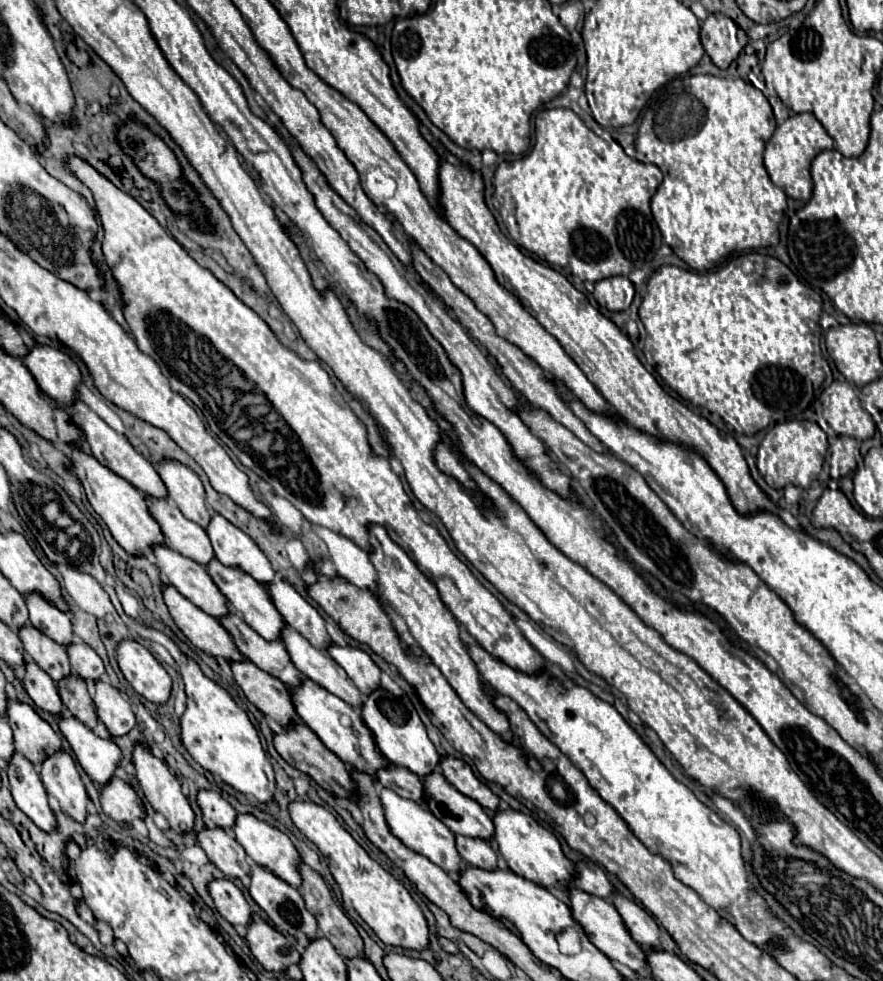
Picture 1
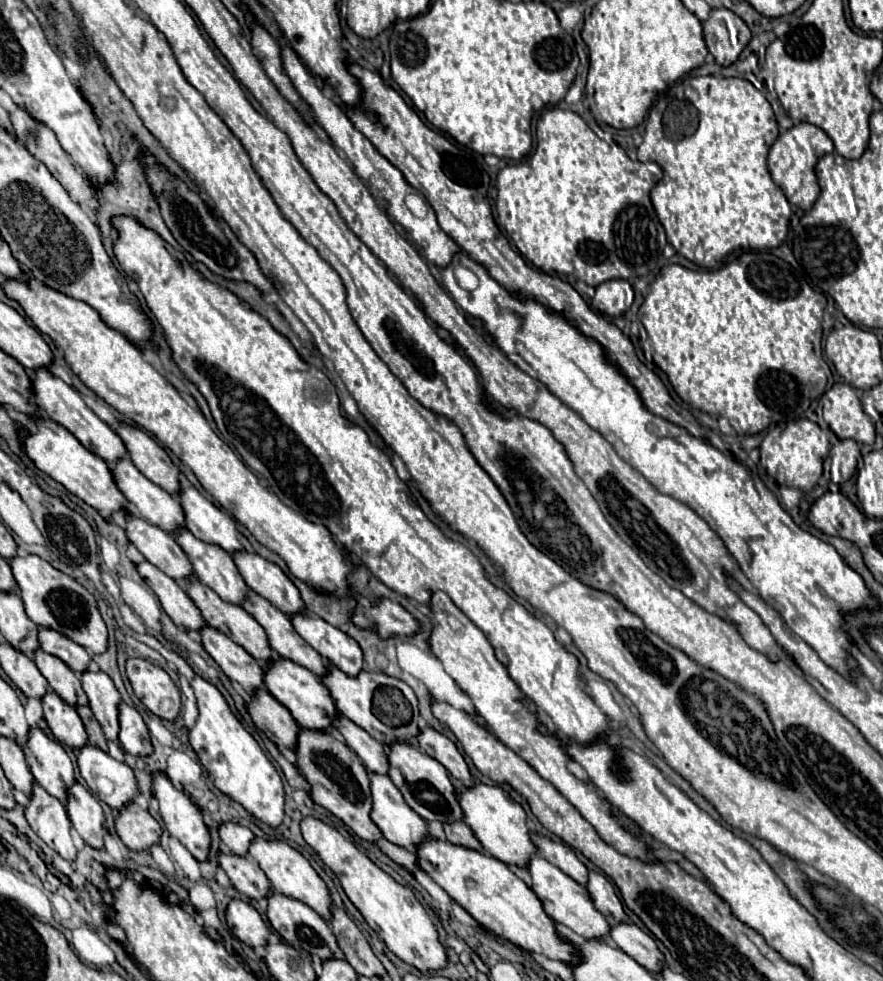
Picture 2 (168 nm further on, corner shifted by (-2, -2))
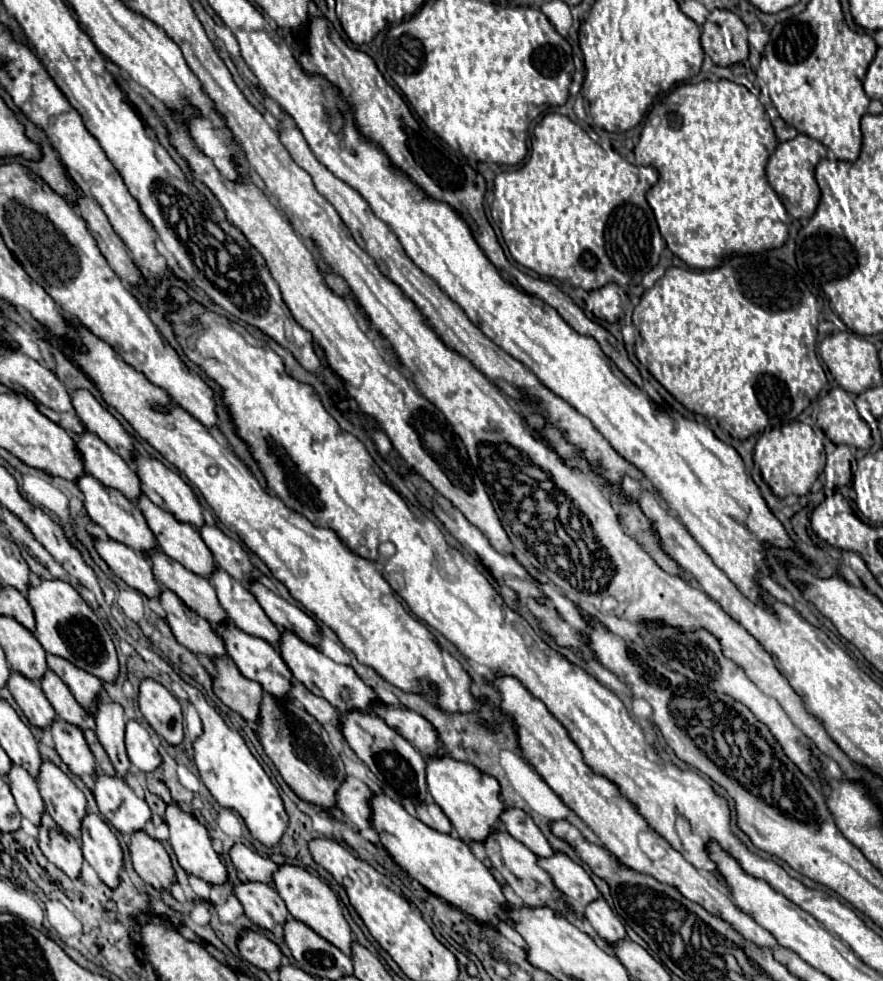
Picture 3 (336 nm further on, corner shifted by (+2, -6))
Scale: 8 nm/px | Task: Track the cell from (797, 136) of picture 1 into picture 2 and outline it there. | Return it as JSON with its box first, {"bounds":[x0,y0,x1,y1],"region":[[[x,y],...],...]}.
{"bounds":[767,122,833,210],"region":[[[803,122],[803,124],[789,128],[787,132],[779,134],[779,138],[775,140],[775,144],[769,150],[767,164],[769,164],[769,172],[771,172],[773,182],[783,190],[789,204],[799,206],[801,210],[809,210],[813,206],[813,202],[819,196],[815,164],[821,156],[831,154],[831,152],[833,152],[831,138],[821,128],[817,128],[813,124]]]}

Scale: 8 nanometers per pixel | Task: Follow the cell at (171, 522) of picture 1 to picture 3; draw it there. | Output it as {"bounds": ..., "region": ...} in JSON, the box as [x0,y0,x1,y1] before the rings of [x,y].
{"bounds":[77,432,141,502],"region":[[[85,432],[77,438],[77,448],[83,456],[85,472],[95,476],[103,486],[117,488],[123,496],[137,502],[141,492],[141,480],[133,466],[117,456],[99,436]]]}

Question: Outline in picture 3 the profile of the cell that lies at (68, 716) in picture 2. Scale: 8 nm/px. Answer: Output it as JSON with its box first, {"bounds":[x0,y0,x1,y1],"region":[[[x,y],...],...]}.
{"bounds":[51,718,95,778],"region":[[[55,718],[55,722],[51,724],[51,734],[53,734],[55,750],[61,756],[61,760],[69,766],[69,770],[79,778],[93,778],[95,758],[83,738],[83,732],[73,724]]]}

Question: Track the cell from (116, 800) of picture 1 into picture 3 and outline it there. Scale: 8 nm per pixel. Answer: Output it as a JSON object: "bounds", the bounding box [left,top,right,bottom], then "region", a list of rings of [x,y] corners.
{"bounds":[129,830,175,890],"region":[[[137,830],[131,834],[129,856],[135,872],[151,886],[167,890],[171,880],[175,880],[167,850],[159,840],[151,838],[147,832]]]}

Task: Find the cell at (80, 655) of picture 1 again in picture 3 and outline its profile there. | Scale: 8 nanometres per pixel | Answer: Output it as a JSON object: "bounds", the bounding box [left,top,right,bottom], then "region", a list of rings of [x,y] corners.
{"bounds":[95,702,131,774],"region":[[[97,702],[95,704],[95,732],[99,742],[103,744],[105,752],[109,754],[115,770],[125,774],[131,768],[131,762],[125,754],[125,712],[117,702]]]}

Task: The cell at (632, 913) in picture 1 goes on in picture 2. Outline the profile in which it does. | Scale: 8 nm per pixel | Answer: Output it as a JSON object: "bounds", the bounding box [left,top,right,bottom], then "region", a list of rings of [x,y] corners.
{"bounds":[587,870,629,922],"region":[[[589,870],[589,878],[587,878],[587,892],[595,904],[595,908],[609,920],[609,922],[625,922],[629,920],[623,912],[623,904],[617,898],[611,882],[599,874]]]}

